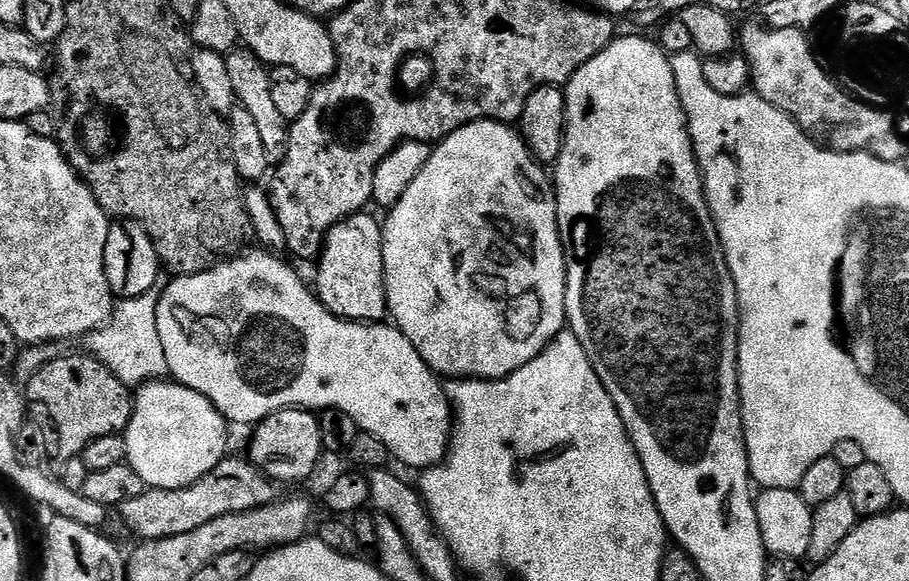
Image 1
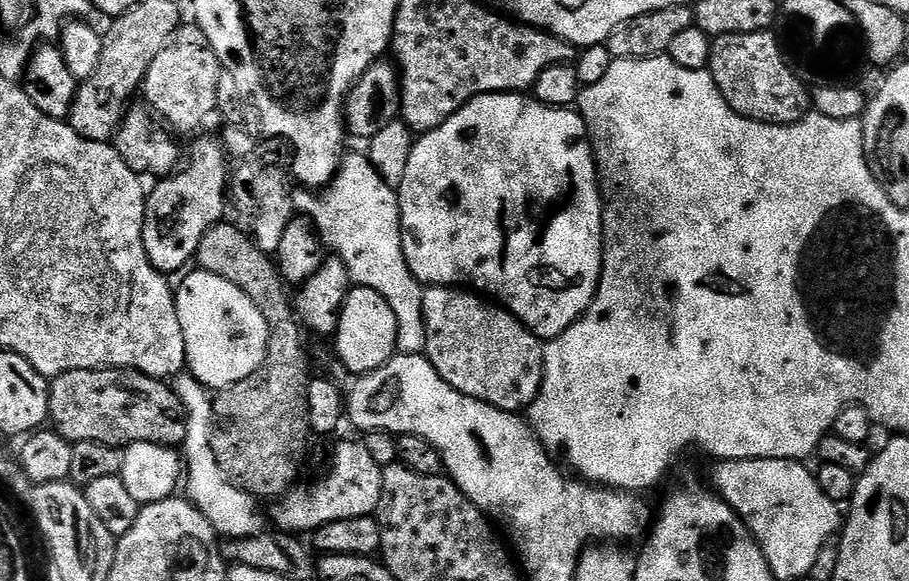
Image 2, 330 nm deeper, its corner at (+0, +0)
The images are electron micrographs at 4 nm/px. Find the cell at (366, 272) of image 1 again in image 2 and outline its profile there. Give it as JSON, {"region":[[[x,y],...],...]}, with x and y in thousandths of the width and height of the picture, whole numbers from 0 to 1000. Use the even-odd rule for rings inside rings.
{"region":[[[396,506],[400,509],[384,508],[374,535],[374,552],[367,577],[370,606],[374,620],[392,640],[393,649],[415,640],[419,630],[427,625],[432,613],[437,611],[438,601],[438,547],[433,547],[433,534],[421,513],[413,506]]]}

